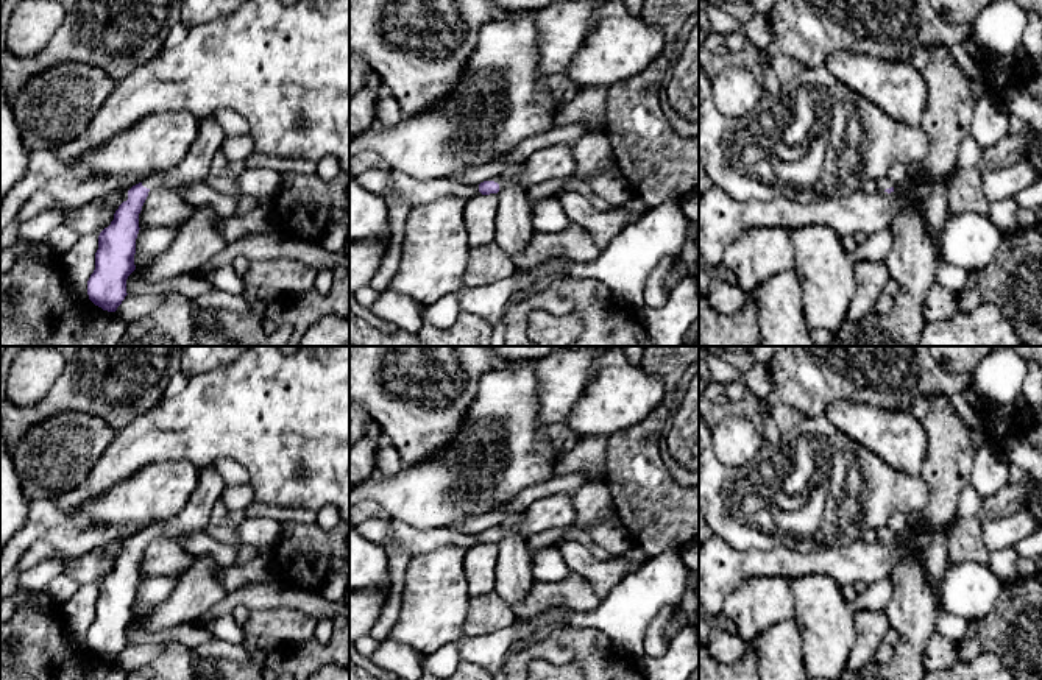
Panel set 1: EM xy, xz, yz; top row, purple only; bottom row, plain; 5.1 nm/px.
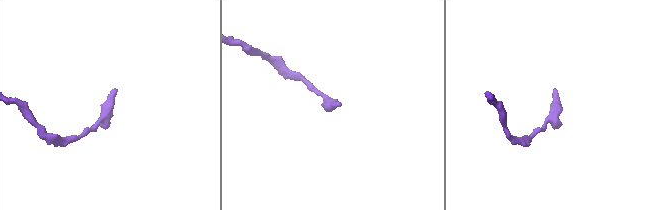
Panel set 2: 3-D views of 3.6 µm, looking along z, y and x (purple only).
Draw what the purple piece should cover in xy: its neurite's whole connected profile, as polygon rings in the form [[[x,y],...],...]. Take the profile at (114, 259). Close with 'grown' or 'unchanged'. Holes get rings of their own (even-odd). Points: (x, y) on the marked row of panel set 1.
[[[209,115],[200,119],[200,129],[197,139],[189,148],[186,158],[179,165],[168,172],[158,172],[151,176],[147,176],[139,184],[133,186],[128,190],[128,200],[123,201],[114,214],[114,220],[108,228],[105,228],[98,236],[98,250],[95,253],[95,270],[87,281],[87,295],[89,299],[108,312],[115,312],[117,307],[125,299],[126,293],[126,279],[136,270],[134,254],[136,254],[136,239],[139,234],[139,214],[148,197],[148,192],[173,184],[178,192],[189,186],[204,182],[209,172],[214,156],[220,151],[226,136],[218,126],[218,123]]]; grown

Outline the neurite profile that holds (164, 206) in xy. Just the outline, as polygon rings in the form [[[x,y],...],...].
[[[175,184],[161,186],[148,192],[139,214],[139,228],[181,226],[195,214]]]

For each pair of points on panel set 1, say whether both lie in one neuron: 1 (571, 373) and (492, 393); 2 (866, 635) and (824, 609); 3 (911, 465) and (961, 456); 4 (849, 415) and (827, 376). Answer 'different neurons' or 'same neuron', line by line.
1: different neurons
2: different neurons
3: different neurons
4: different neurons

